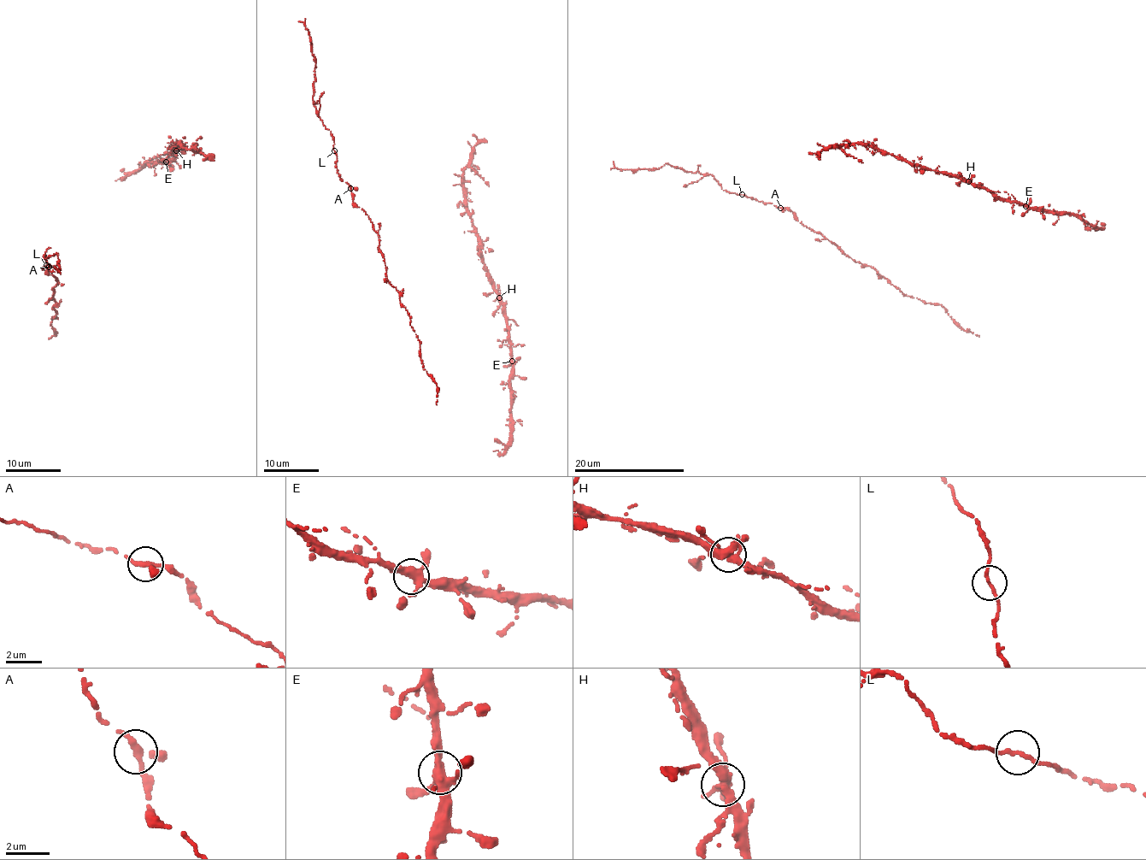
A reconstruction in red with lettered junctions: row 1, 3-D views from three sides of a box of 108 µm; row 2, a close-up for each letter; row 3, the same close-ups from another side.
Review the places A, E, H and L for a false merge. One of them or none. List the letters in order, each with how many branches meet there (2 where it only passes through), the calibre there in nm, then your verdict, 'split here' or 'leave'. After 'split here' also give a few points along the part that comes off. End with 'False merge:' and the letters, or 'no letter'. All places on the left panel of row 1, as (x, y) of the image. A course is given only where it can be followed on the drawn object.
A: 2 branches meet; 280 nm thick; leave
E: 5 branches meet; 360 nm thick; leave
H: 5 branches meet; 400 nm thick; leave
L: 2 branches meet; 180 nm thick; leave
False merge: no letter

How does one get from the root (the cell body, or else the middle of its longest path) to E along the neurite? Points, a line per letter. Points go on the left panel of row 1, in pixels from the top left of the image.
E: (169, 150), (179, 144), (177, 141), (175, 150), (172, 150), (178, 152), (166, 161)

